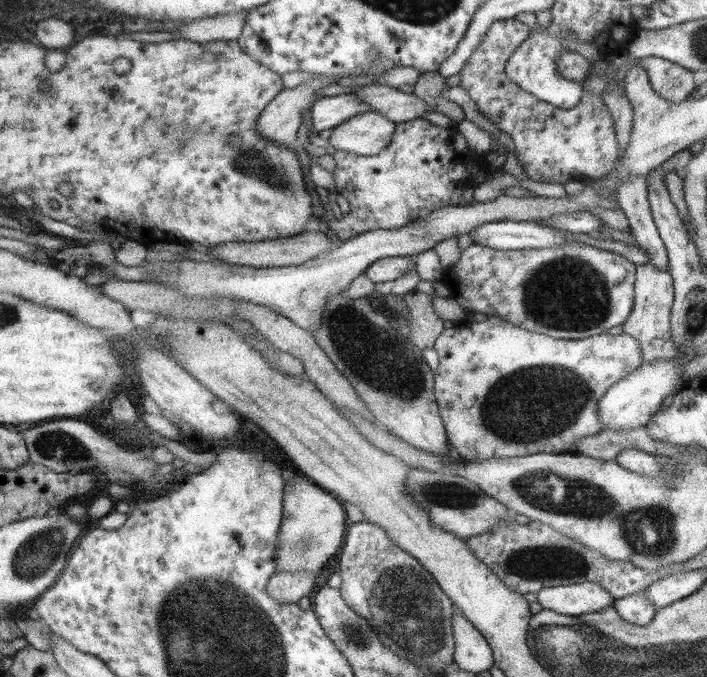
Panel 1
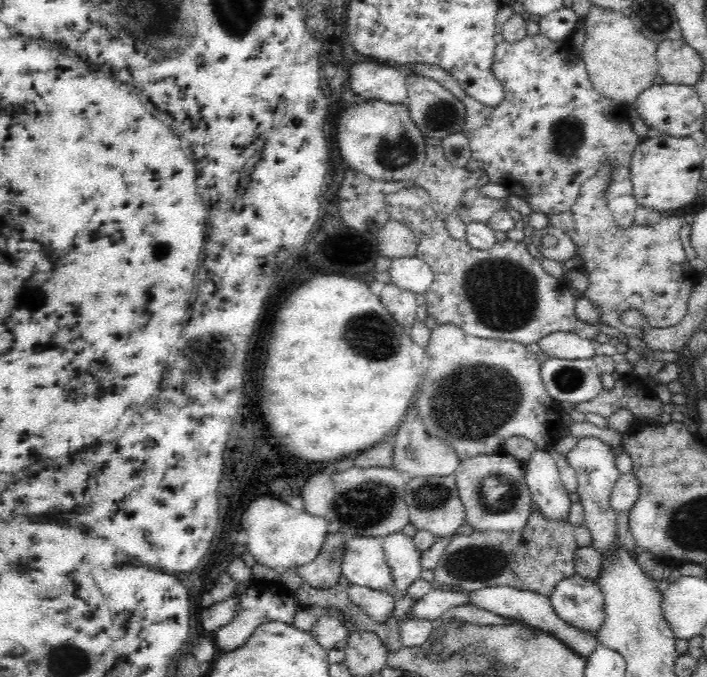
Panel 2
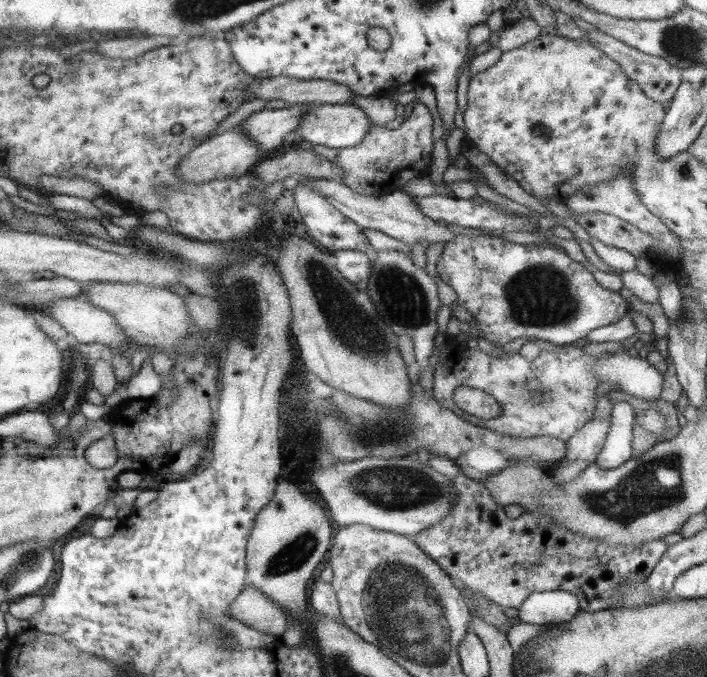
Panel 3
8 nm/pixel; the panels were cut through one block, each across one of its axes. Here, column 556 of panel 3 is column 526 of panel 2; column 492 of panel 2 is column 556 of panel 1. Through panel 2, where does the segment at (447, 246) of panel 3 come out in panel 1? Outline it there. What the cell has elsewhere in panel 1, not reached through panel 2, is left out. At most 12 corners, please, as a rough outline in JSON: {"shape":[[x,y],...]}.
{"shape":[[571,241],[471,244],[460,307],[582,340],[623,325],[636,265]]}

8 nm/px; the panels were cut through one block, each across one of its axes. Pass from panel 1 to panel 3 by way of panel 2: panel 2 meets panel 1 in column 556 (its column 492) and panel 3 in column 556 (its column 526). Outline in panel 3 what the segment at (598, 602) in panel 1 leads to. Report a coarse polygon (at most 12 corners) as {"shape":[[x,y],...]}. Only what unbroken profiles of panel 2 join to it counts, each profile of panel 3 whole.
{"shape":[[532,592],[517,609],[523,624],[574,619],[570,592]]}

